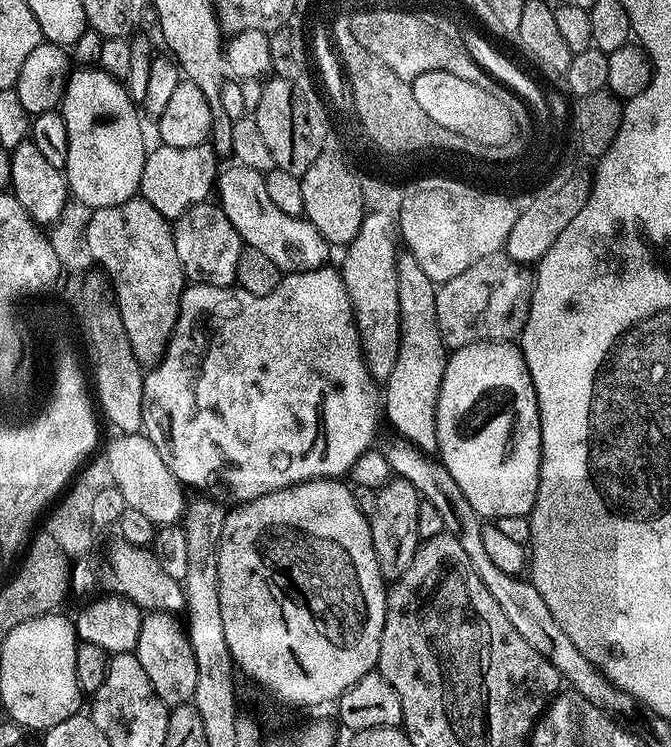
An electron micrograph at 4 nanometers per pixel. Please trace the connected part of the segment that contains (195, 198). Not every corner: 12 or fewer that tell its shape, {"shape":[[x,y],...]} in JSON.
{"shape":[[211,143],[160,144],[139,195],[174,222],[218,184]]}

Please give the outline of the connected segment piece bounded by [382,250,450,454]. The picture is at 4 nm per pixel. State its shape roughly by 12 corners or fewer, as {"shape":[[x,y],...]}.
{"shape":[[396,258],[400,341],[382,388],[391,431],[429,454],[450,355],[437,285]]}

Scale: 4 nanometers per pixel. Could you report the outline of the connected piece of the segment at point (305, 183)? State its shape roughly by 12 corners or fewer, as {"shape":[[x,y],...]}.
{"shape":[[321,155],[300,177],[304,216],[332,246],[366,215],[362,186]]}

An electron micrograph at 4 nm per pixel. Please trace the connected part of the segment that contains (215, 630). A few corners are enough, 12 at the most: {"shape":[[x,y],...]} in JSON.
{"shape":[[187,505],[184,625],[198,667],[192,704],[238,704],[223,633],[217,552],[225,515]]}

